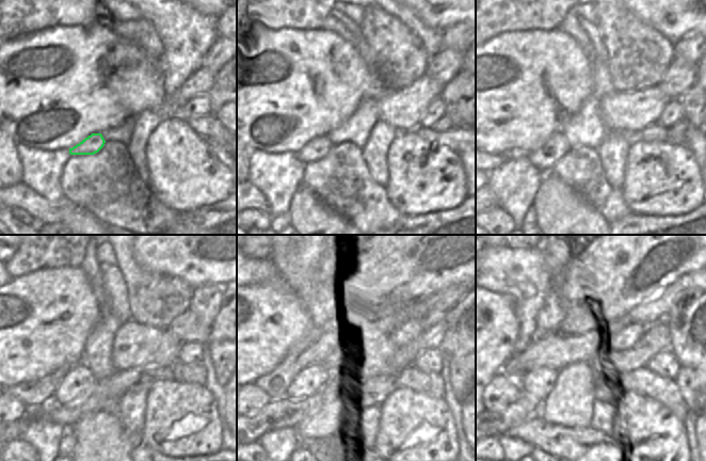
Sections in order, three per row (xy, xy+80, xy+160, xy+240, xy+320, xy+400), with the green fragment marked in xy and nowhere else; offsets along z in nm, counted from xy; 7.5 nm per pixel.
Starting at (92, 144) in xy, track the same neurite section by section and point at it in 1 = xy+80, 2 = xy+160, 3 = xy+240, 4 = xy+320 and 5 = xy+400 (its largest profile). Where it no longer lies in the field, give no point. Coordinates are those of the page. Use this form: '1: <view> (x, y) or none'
1: xy+80 (318, 147)
2: xy+160 (544, 158)
3: xy+240 (78, 383)
4: xy+320 (309, 383)
5: xy+400 (538, 384)

